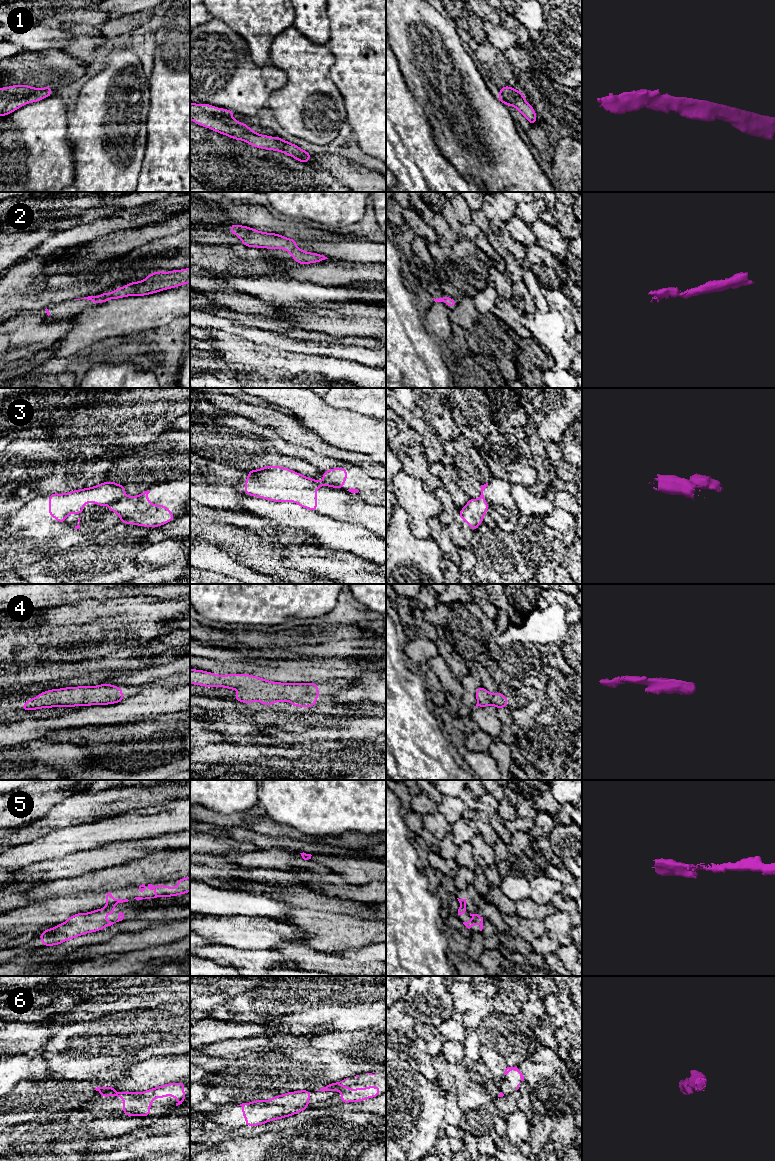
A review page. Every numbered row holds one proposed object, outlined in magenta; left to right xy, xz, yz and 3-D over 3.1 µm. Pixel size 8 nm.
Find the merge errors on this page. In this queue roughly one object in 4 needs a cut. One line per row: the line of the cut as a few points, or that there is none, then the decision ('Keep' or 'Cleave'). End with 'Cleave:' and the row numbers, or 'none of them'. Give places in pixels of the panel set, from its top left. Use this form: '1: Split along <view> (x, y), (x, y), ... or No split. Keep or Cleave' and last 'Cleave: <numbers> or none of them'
1: No split. Keep
2: No split. Keep
3: Split along xy (119, 500), (111, 505). Cleave
4: No split. Keep
5: Split along xy (114, 904), (106, 907). Cleave
6: Split along xy (115, 1092), (111, 1095). Cleave
Cleave: 3, 5, 6

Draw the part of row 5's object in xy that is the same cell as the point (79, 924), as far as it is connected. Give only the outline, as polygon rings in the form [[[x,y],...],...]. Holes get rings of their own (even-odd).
[[[115,905],[102,909],[96,909],[88,913],[77,913],[68,917],[68,919],[64,923],[54,926],[51,929],[45,929],[44,932],[37,937],[42,940],[43,946],[54,946],[87,933],[100,931],[105,927],[111,926],[114,923],[123,920],[124,913],[122,912],[118,914],[118,920],[116,922],[111,922],[105,919],[107,914],[114,914],[114,907]]]

